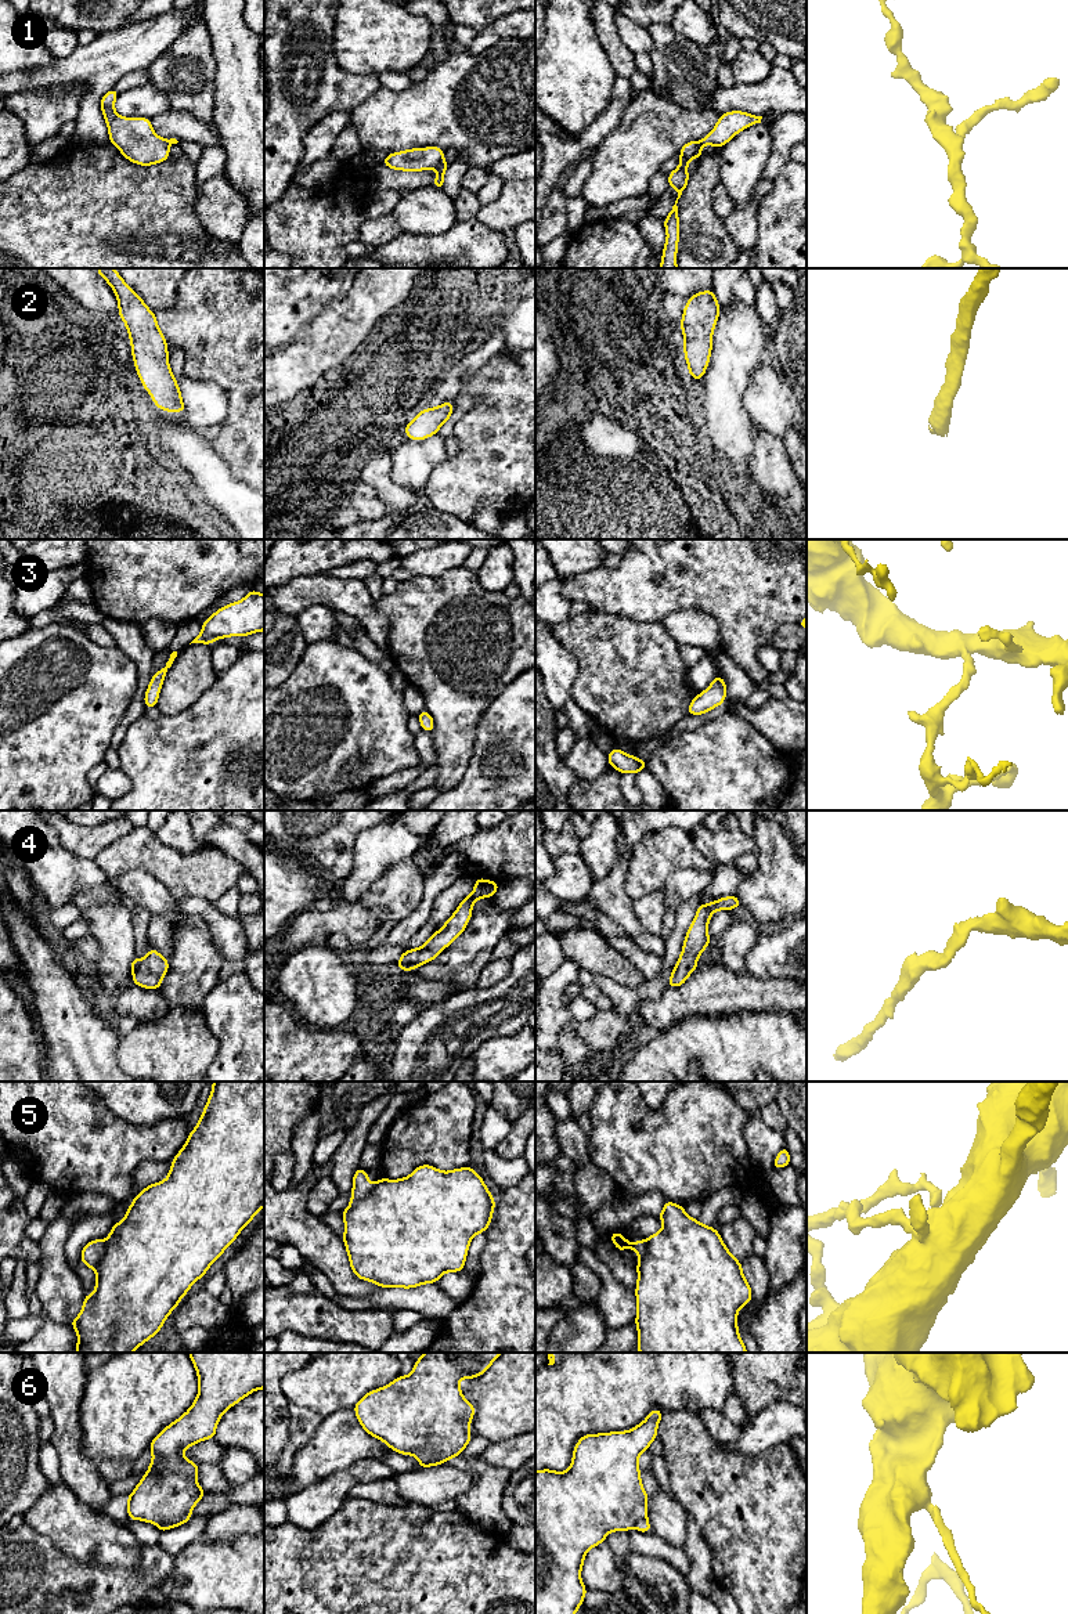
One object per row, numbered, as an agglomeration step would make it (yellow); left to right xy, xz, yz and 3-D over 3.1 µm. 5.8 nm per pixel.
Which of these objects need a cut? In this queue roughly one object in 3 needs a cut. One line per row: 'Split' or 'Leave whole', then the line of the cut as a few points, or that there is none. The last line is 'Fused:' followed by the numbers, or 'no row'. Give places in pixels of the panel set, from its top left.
1: Split. Split along xz (443, 159), (435, 168)
2: Leave whole. No split
3: Leave whole. No split
4: Leave whole. No split
5: Split. Split along xy (105, 1242), (103, 1257), (93, 1268)
6: Split. Split along xz (443, 1459), (436, 1454), (419, 1463)
Fused: 1, 5, 6

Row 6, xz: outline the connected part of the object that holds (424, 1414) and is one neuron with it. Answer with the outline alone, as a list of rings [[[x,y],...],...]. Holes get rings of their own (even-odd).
[[[425,1353],[415,1361],[407,1376],[398,1376],[387,1386],[368,1391],[356,1405],[354,1412],[362,1429],[387,1447],[403,1455],[414,1455],[419,1463],[426,1463],[437,1454],[443,1463],[459,1456],[472,1440],[470,1419],[475,1407],[463,1397],[458,1383],[461,1379],[481,1376],[502,1353]]]

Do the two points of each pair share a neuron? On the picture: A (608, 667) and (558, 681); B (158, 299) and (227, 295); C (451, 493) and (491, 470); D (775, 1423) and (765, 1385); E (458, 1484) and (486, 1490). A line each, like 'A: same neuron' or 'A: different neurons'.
A: different neurons
B: different neurons
C: same neuron
D: different neurons
E: different neurons

